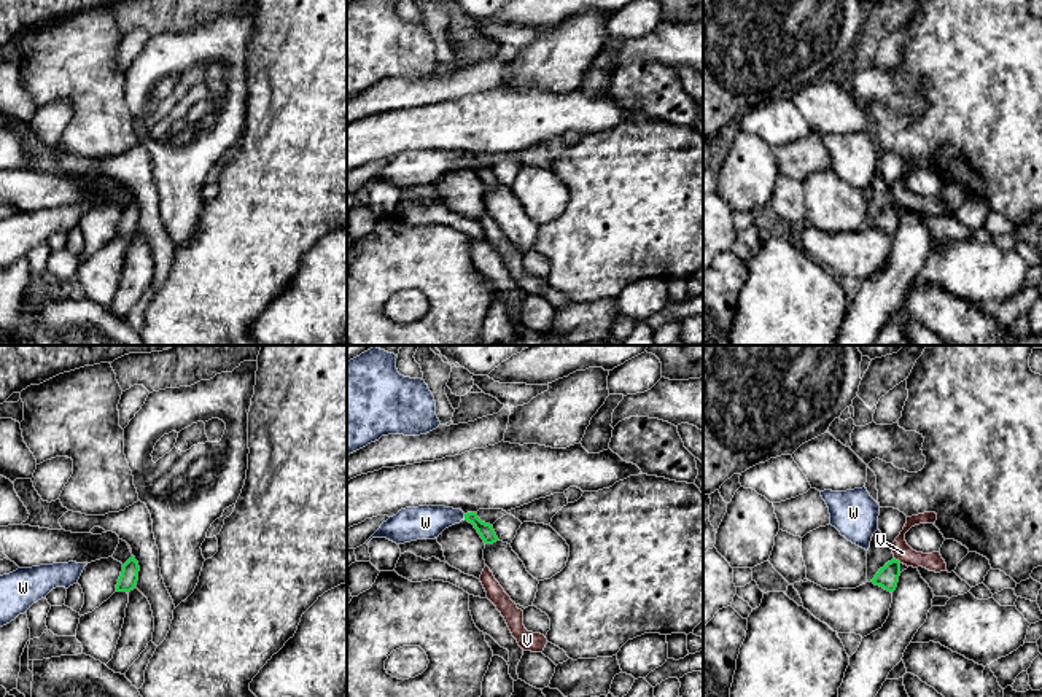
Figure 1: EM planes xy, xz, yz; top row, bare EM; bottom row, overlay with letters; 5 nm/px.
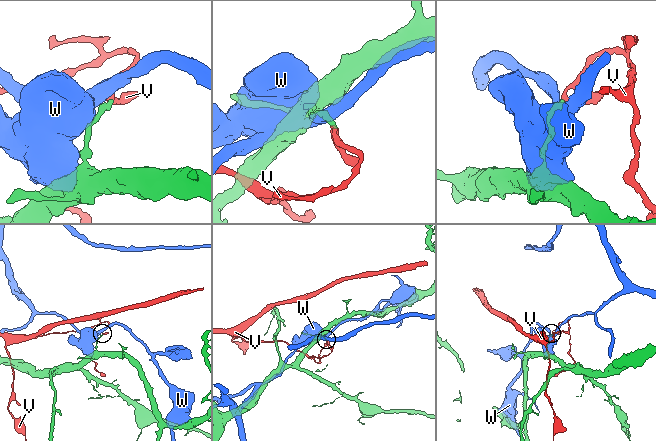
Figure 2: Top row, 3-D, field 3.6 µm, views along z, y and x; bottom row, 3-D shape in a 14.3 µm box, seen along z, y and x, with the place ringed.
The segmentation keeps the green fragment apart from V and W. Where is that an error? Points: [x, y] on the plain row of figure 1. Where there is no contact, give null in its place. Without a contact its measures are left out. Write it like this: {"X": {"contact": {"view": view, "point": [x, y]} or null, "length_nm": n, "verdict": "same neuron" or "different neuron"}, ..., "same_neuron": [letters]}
{"V": {"contact": {"view": "yz", "point": [898, 204]}, "length_nm": 50, "verdict": "different neuron"}, "W": {"contact": {"view": "xz", "point": [465, 161]}, "length_nm": 30, "verdict": "different neuron"}, "same_neuron": []}

